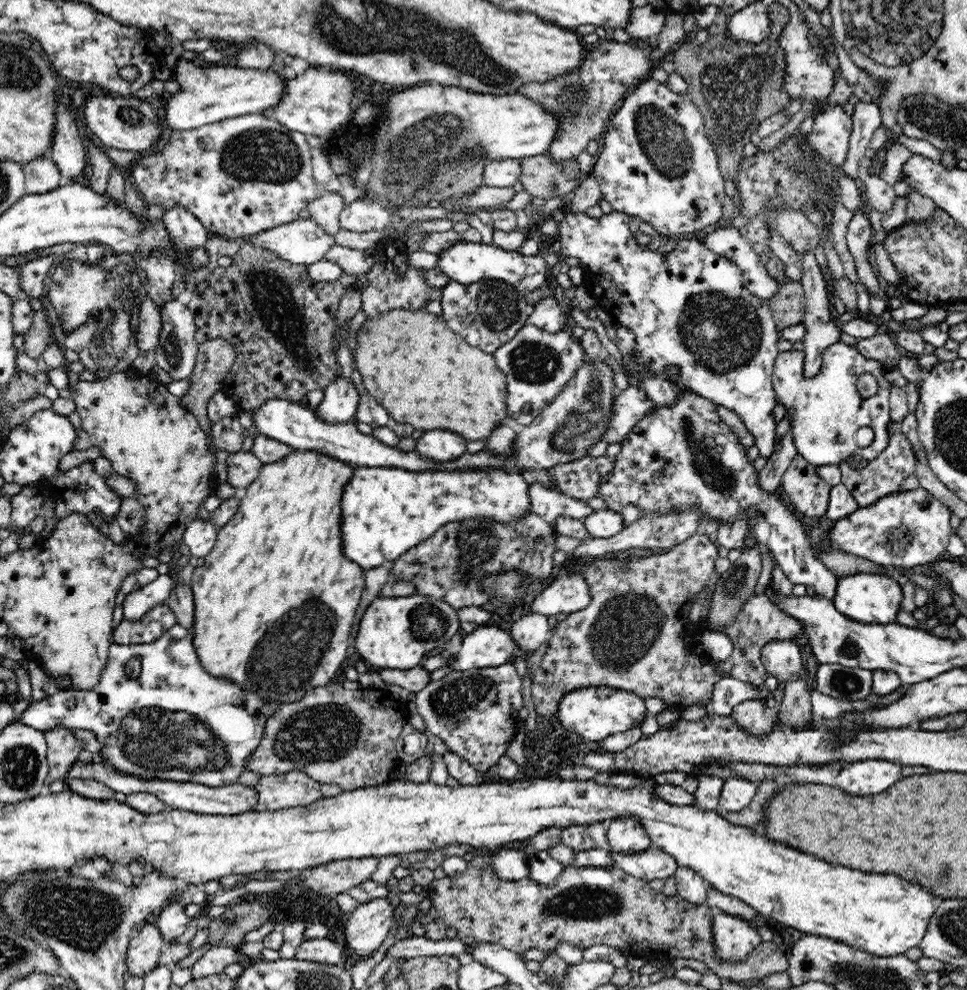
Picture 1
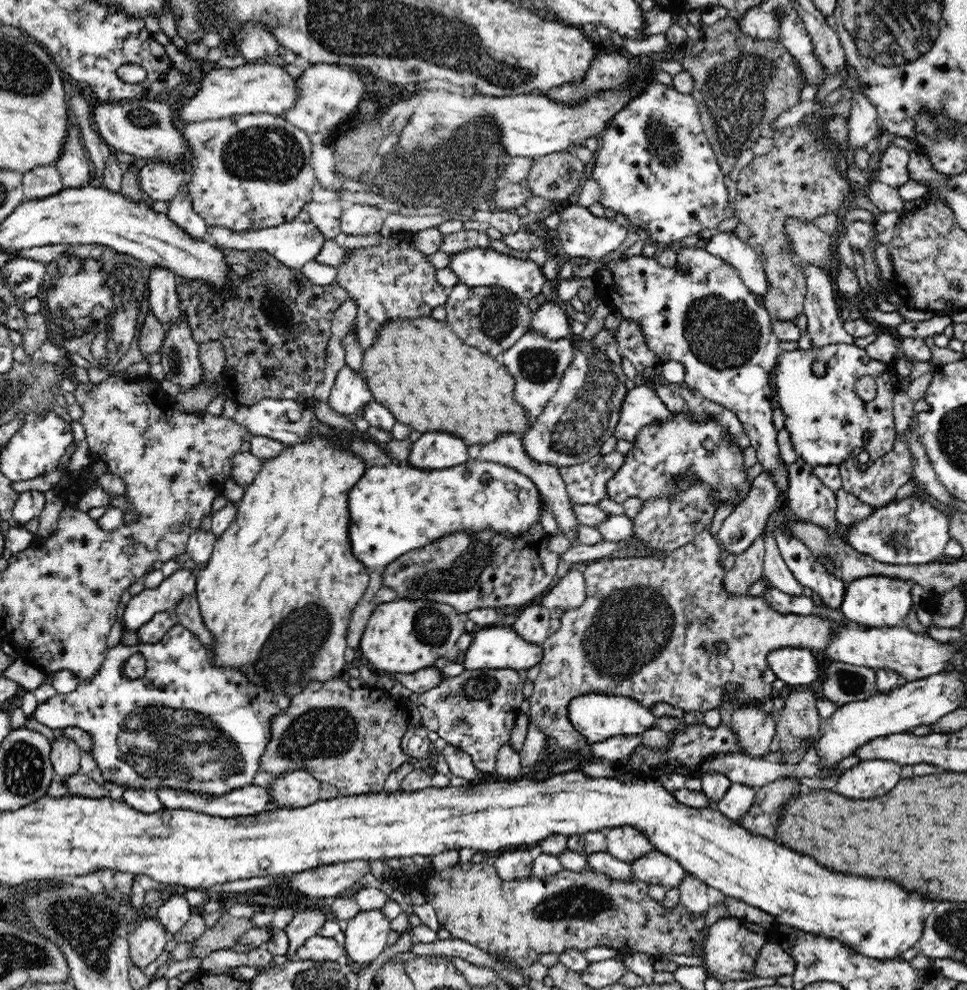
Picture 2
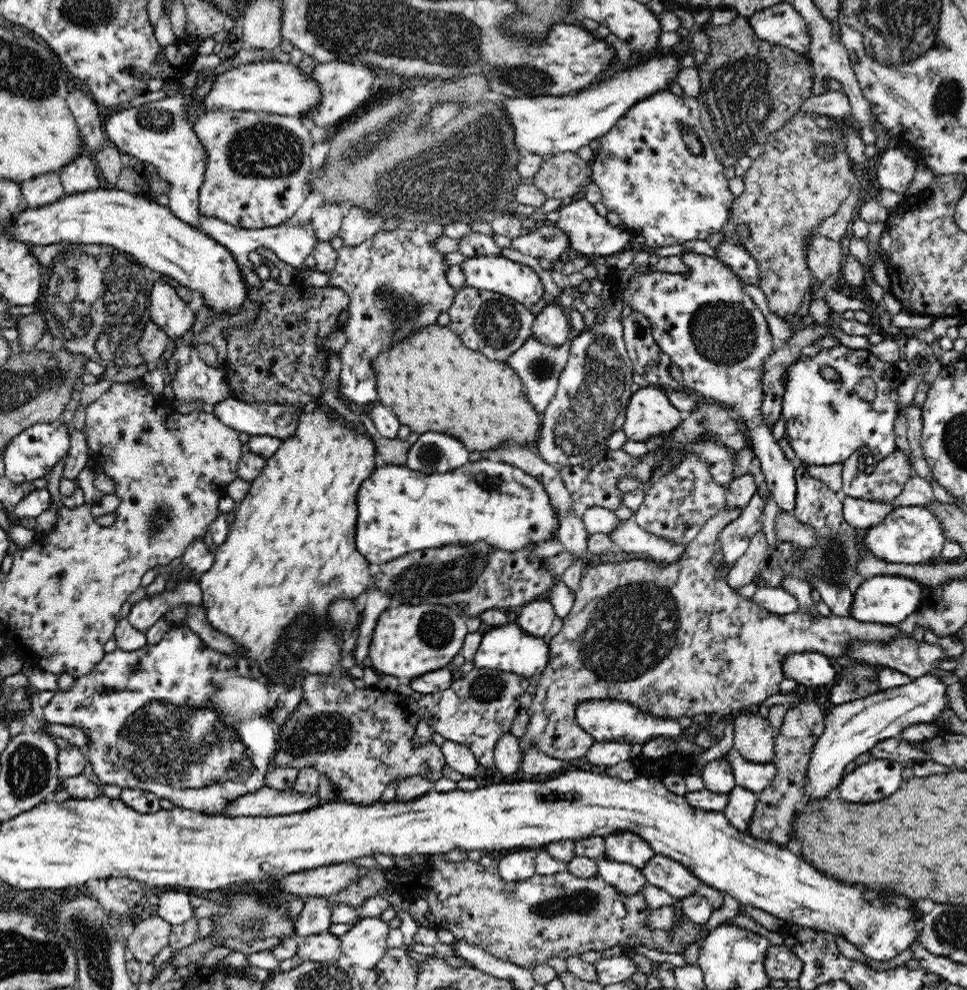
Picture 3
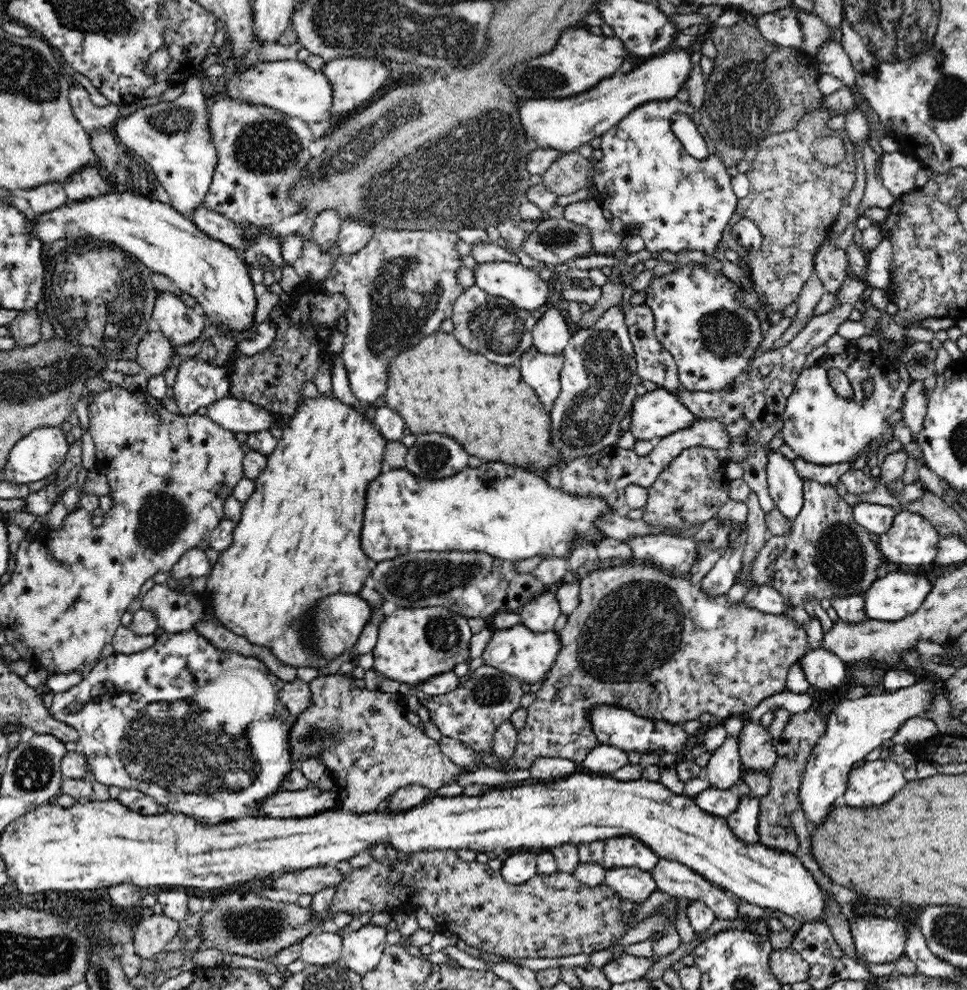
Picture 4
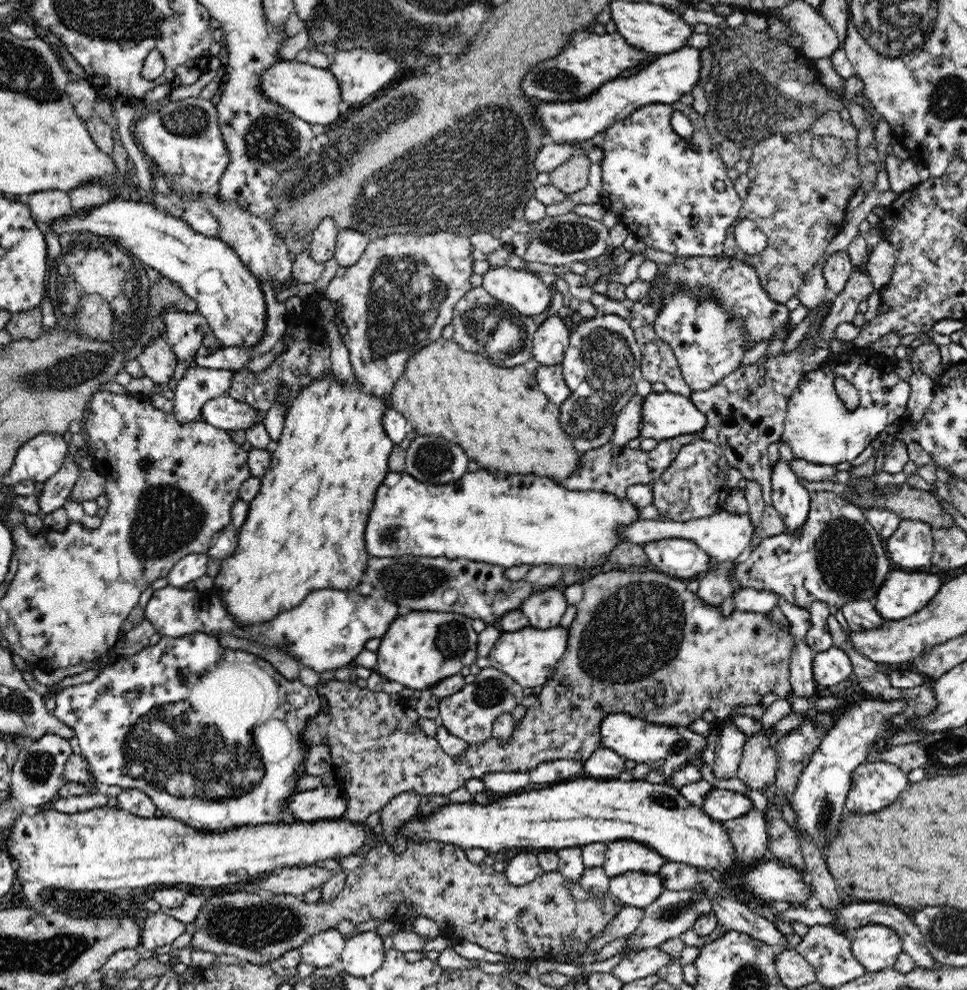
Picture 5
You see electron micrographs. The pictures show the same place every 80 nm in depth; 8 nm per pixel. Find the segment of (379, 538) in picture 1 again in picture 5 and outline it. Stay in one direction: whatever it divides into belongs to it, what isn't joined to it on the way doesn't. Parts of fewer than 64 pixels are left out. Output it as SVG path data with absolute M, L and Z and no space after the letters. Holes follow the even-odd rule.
M478 470L478 472L466 472L466 474L464 474L464 478L460 478L460 480L456 479L456 482L447 482L444 484L432 485L432 484L422 483L416 480L416 478L410 476L410 474L408 474L406 471L404 472L388 471L388 474L386 474L386 476L384 477L384 480L377 486L377 489L376 489L373 507L372 507L372 510L370 511L370 514L367 520L366 530L365 530L365 547L366 547L367 553L369 554L370 558L371 557L396 558L396 557L401 557L401 556L406 556L406 555L446 557L448 559L462 558L462 559L468 559L470 561L486 562L492 565L502 566L505 569L508 569L511 566L520 566L520 564L531 564L533 566L536 566L539 564L550 563L554 565L560 565L560 567L564 568L565 572L569 574L570 578L573 578L575 575L578 574L578 572L582 572L583 570L587 570L589 568L594 568L595 566L600 566L600 565L602 566L602 564L606 562L606 560L609 559L609 552L620 541L626 541L626 540L621 540L621 538L619 537L619 532L617 532L617 530L622 525L630 524L631 522L634 522L636 519L639 519L638 518L639 510L640 508L636 508L627 498L622 498L622 500L620 500L619 498L616 498L613 494L601 493L601 492L594 491L594 490L592 491L566 490L561 484L557 485L556 483L553 483L551 478L540 478L540 476L534 476L534 474L512 474L512 476L506 476L506 474L498 474L498 472L486 472L486 470Z

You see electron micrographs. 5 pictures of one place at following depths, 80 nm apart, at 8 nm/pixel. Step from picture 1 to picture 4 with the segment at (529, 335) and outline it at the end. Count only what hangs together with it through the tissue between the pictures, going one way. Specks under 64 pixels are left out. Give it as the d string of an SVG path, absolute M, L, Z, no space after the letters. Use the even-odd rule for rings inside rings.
M532 345L519 356L519 362L516 364L524 382L536 391L546 409L549 409L559 397L559 378L563 362L563 353L542 353Z

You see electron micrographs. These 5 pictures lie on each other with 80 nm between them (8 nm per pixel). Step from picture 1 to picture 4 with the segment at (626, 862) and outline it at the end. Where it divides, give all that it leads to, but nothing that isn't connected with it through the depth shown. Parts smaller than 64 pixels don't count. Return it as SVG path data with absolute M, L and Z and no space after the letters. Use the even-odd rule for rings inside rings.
M659 857L657 865L650 873L658 891L662 891L670 896L677 896L677 898L689 898L690 901L704 902L714 912L717 919L728 920L738 917L748 917L738 913L738 906L734 902L731 902L730 898L728 899L724 889L711 884L710 881L696 874L695 870L688 868L685 864Z

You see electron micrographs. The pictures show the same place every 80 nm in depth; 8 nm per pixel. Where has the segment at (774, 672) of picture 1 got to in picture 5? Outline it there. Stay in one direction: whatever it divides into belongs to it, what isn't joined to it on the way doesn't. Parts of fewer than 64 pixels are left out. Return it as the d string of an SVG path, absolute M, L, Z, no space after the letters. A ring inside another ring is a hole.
M835 647L816 653L812 660L812 669L814 669L814 680L817 684L827 688L838 685L853 675L848 654Z

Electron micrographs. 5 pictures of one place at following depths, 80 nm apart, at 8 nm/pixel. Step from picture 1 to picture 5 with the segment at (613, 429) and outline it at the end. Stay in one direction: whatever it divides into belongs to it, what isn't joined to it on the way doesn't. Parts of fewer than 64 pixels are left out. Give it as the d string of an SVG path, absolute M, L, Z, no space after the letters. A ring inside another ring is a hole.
M668 390L652 392L644 397L642 410L644 420L640 428L640 438L661 441L702 432L708 426L708 418L693 406L687 396Z

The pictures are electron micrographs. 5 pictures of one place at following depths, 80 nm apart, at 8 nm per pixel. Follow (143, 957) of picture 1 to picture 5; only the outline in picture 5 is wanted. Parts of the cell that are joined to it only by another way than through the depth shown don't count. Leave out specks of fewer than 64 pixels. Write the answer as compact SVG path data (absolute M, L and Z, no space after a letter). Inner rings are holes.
M158 911L144 920L141 929L141 946L146 950L155 950L172 944L185 931L185 925L172 916Z

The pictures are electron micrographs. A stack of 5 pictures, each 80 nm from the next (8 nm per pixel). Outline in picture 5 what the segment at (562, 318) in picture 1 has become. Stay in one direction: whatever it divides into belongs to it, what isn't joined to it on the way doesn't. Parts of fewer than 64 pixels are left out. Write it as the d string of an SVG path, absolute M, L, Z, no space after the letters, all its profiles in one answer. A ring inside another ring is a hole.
M550 315L538 325L533 336L532 358L535 364L553 365L563 361L570 331L561 317Z

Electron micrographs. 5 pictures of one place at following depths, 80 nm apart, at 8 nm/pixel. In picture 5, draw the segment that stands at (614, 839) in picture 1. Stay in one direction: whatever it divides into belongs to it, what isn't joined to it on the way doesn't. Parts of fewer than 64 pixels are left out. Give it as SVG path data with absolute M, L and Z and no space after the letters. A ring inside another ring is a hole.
M614 841L607 844L603 869L608 877L618 876L628 871L657 872L668 861L652 849L636 841Z

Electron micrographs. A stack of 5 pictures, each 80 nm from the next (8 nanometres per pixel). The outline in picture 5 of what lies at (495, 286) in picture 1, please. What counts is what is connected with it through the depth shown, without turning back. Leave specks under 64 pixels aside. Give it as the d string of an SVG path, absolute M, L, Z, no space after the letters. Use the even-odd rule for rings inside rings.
M483 287L472 288L464 298L460 299L453 310L453 341L462 349L478 353L492 364L501 367L513 367L530 364L533 356L533 336L538 324L506 301L500 301L488 294Z

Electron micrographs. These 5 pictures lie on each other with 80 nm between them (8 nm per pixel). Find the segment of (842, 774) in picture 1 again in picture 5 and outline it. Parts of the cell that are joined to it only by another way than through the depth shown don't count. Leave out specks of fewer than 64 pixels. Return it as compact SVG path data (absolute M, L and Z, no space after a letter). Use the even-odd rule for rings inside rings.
M883 761L860 764L852 774L845 810L870 814L890 806L908 786L908 775L898 766Z

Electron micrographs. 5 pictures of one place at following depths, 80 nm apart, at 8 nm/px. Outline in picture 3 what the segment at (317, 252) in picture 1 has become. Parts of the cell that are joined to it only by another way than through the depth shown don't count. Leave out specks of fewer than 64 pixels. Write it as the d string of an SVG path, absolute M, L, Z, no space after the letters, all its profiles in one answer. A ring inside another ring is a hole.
M204 215L200 218L200 229L204 234L207 234L210 238L213 238L229 250L232 253L232 258L236 261L236 264L245 274L250 271L255 271L256 259L253 257L257 248L270 248L282 262L290 264L295 269L299 270L302 266L302 262L312 254L315 244L318 240L315 237L315 231L310 226L274 226L264 227L259 229L247 229L232 226L224 221L220 221L218 218L208 218Z

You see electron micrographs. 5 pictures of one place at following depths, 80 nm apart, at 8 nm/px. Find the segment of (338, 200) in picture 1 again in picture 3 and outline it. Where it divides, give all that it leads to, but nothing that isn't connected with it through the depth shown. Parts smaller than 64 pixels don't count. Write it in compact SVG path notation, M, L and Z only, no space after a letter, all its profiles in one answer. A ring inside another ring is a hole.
M313 204L311 206L312 223L318 242L330 242L339 234L343 220L342 212L337 204Z

